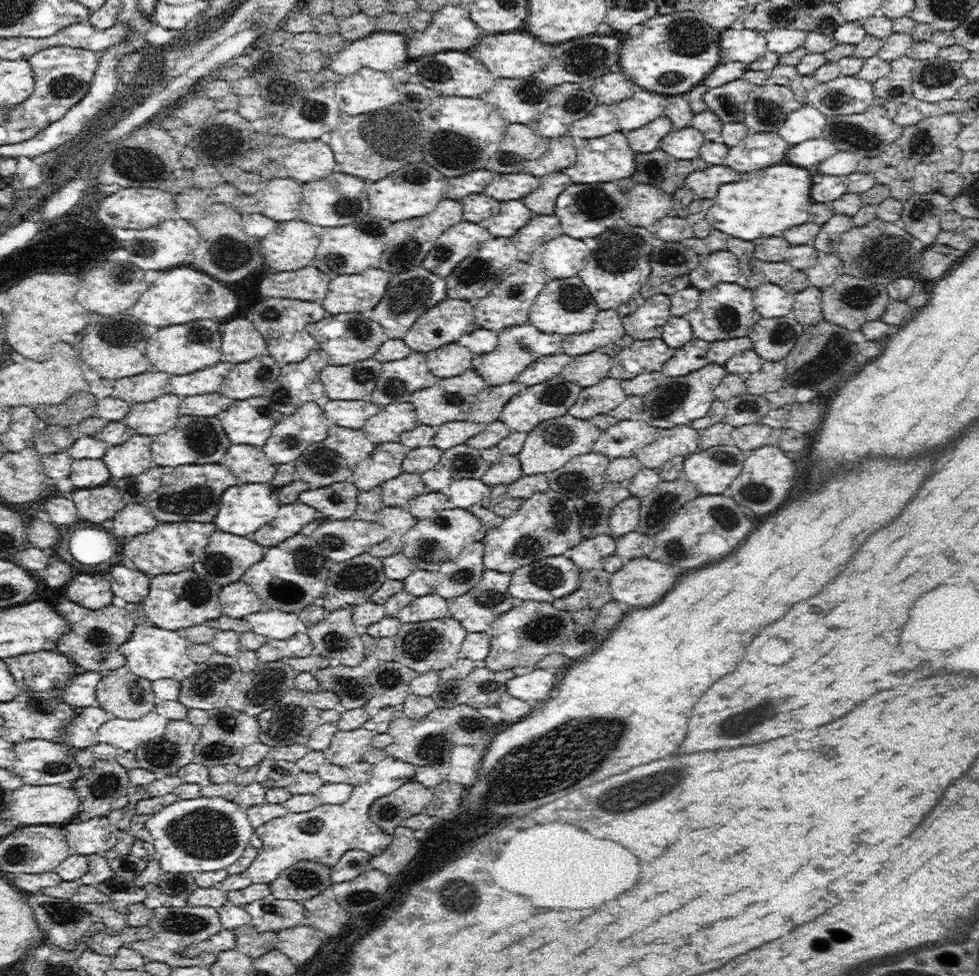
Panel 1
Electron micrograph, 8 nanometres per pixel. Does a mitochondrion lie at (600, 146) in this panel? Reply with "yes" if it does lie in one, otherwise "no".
no

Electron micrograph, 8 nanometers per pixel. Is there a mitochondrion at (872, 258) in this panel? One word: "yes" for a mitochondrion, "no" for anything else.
yes

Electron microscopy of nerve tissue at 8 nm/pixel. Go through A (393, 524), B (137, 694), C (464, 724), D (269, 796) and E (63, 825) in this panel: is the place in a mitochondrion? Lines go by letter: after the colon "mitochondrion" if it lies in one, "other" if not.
A: other
B: mitochondrion
C: mitochondrion
D: other
E: other

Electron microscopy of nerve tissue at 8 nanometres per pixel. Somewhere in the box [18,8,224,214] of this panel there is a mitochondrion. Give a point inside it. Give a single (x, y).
(135, 162)

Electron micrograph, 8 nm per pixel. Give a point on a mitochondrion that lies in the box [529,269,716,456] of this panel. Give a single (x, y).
(666, 402)

